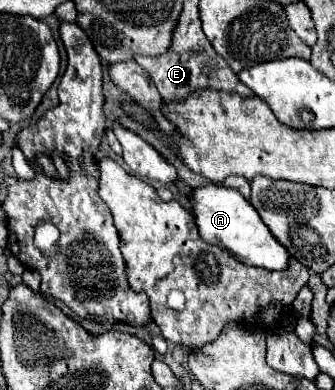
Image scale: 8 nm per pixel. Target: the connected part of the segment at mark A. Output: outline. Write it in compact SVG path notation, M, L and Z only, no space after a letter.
M210 183L206 187L194 189L190 203L192 203L192 215L196 221L198 233L204 241L230 251L236 259L244 261L246 265L254 265L262 269L288 267L288 259L290 259L288 251L272 237L270 229L262 223L260 215L250 205L250 201L246 201L236 189Z

